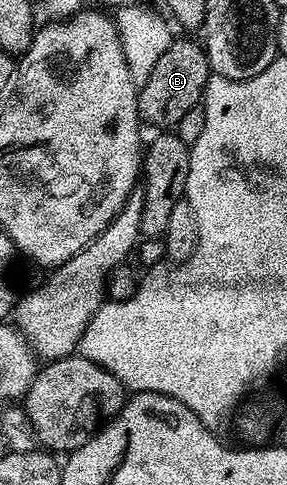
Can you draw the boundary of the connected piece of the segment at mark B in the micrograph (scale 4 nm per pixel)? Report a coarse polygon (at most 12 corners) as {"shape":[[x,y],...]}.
{"shape":[[172,40],[136,94],[145,126],[175,127],[209,76],[199,40]]}

